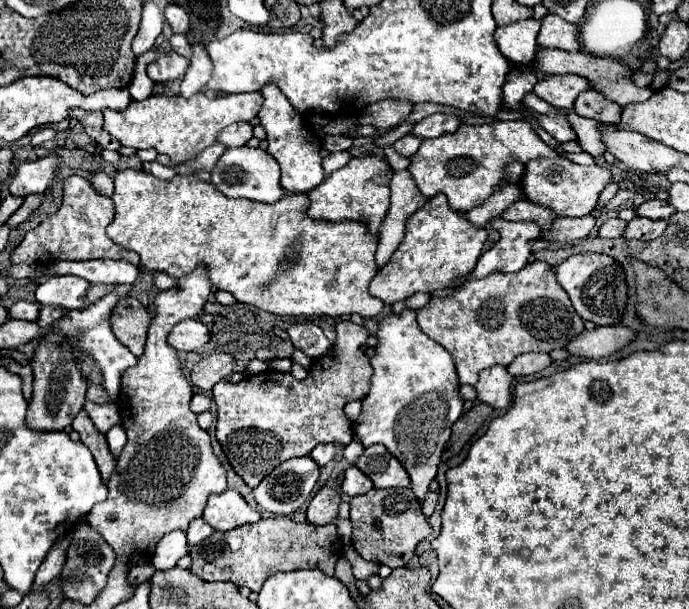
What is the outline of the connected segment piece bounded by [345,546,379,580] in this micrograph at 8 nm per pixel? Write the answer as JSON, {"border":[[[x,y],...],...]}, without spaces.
{"border":[[[353,546],[345,552],[345,556],[349,558],[349,562],[351,562],[351,566],[353,566],[353,576],[355,576],[357,580],[367,580],[369,576],[373,576],[373,574],[379,572],[379,566],[377,566],[375,562],[363,560],[363,558],[353,550]]]}

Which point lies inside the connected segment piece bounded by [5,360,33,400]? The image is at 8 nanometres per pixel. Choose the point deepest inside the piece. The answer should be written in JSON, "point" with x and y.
{"point":[25,372]}

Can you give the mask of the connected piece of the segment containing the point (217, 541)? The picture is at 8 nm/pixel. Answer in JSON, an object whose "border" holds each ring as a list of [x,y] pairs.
{"border":[[[261,518],[255,524],[239,526],[229,532],[213,532],[207,540],[189,548],[191,572],[205,582],[233,582],[237,586],[247,586],[251,592],[259,592],[269,574],[299,570],[299,568],[319,568],[333,576],[335,562],[343,554],[343,544],[339,540],[335,524],[315,526],[297,524],[291,518]]]}

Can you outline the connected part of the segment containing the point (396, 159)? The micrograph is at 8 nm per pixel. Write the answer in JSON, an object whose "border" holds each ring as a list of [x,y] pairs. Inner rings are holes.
{"border":[[[383,146],[383,154],[385,154],[385,158],[387,158],[387,162],[389,162],[389,166],[391,166],[393,170],[409,168],[409,164],[411,164],[411,160],[409,160],[409,158],[399,156],[391,146]]]}

